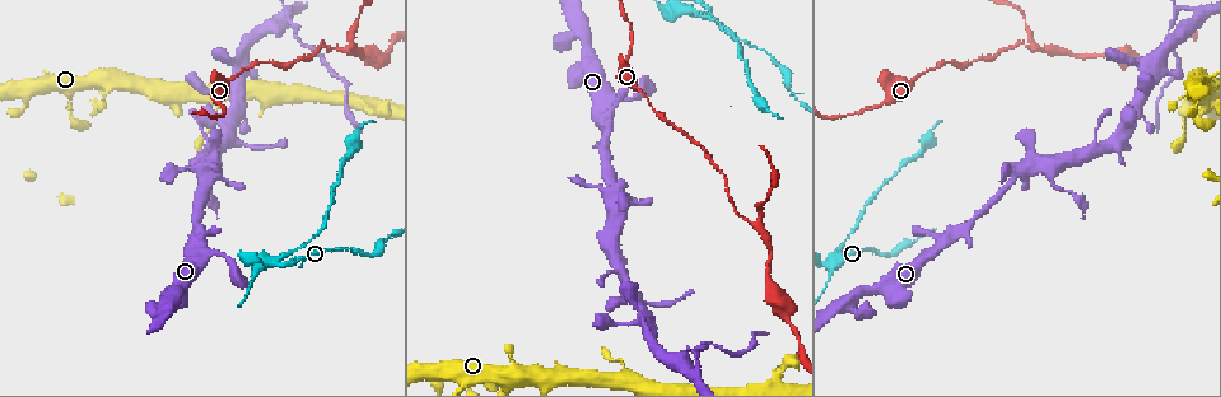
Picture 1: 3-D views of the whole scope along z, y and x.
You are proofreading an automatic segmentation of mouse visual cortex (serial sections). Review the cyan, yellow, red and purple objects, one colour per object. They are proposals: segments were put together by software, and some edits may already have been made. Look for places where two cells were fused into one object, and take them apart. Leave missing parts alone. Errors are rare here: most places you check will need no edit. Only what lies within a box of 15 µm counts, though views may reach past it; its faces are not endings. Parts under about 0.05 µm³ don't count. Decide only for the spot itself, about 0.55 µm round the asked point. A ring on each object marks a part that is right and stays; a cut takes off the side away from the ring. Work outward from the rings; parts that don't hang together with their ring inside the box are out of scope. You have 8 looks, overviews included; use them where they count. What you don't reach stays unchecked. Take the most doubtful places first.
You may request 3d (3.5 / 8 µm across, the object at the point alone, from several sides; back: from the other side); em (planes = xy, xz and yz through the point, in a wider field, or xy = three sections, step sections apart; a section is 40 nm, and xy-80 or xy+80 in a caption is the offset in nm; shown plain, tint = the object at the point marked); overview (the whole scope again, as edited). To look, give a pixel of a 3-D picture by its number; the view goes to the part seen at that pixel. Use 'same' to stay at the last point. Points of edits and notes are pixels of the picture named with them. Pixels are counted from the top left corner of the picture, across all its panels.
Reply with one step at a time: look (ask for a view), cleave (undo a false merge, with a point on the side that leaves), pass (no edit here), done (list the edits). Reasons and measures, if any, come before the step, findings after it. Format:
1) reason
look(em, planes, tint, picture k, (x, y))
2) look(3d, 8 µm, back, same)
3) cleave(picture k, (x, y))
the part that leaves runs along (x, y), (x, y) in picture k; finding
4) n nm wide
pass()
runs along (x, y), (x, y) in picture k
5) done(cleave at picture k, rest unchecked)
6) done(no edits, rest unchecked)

look(3d, 3.5 µm, picture 1, (694, 357))

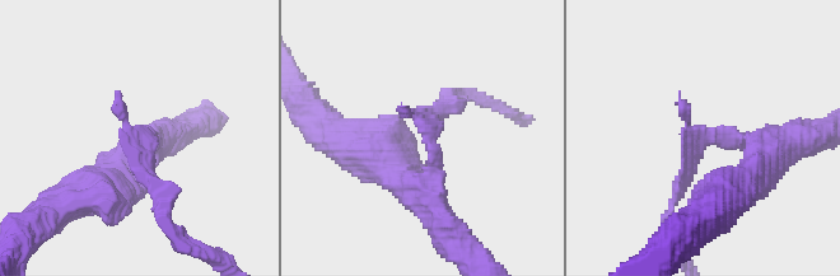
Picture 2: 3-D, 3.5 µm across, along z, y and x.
now the EM
look(em, xy, step 3, tint, picture 2, (705, 136))

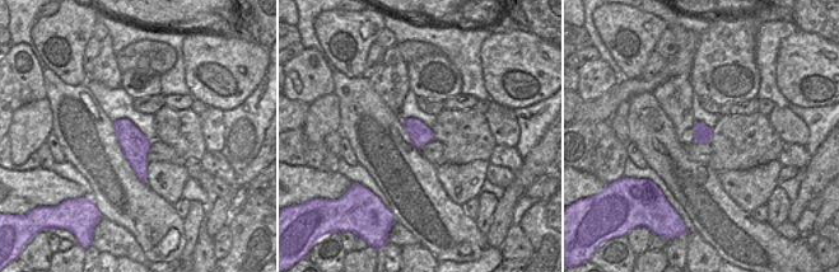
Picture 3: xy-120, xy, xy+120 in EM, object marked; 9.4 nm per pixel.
cleave(picture 2, (685, 178))
two cells meet here

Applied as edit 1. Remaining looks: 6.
see it whole again
look(overview)

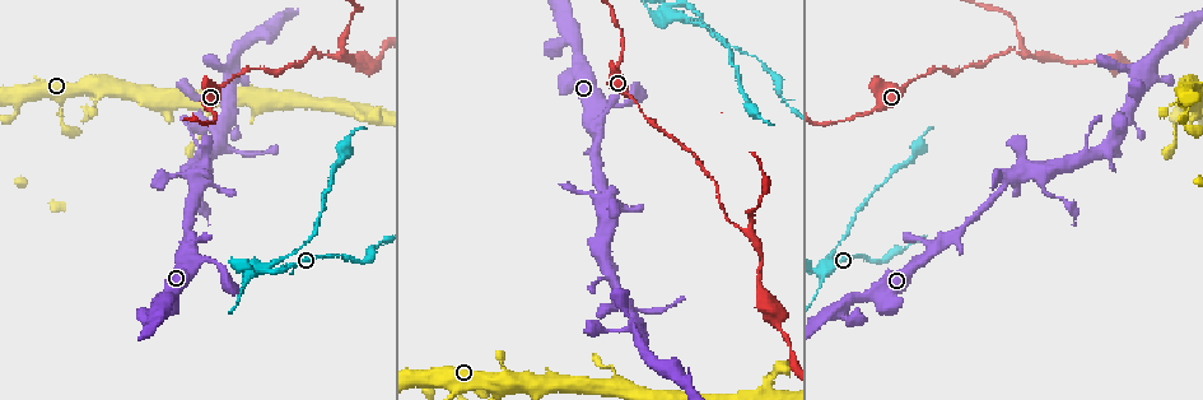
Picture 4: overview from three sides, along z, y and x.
look(em, xy, step 3, tint, picture 4, (256, 272))

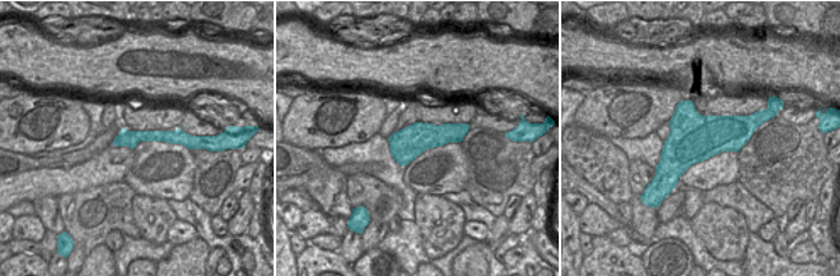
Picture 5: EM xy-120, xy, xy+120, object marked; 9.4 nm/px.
see where the arms go
look(3d, 3.5 µm, back, same)

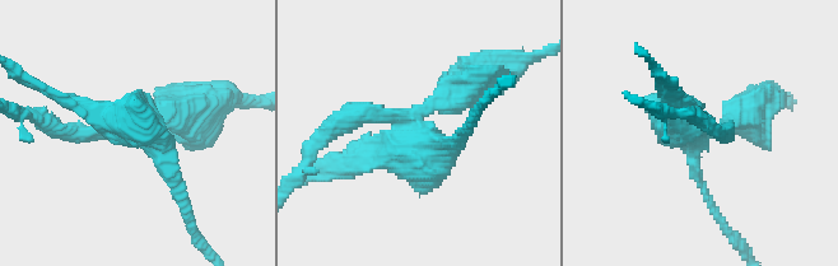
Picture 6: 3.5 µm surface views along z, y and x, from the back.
cleave(picture 6, (148, 101))
two cells meet here

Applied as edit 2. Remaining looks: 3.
abrupt turn
look(3d, 3.5 µm, picture 4, (749, 230))

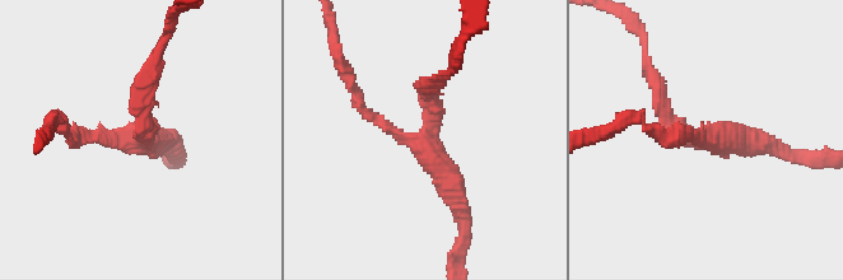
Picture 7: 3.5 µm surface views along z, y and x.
3 arms; arms of 150, 200, 250 nm
look(em, xy, step 2, tint, picture 7, (714, 138))

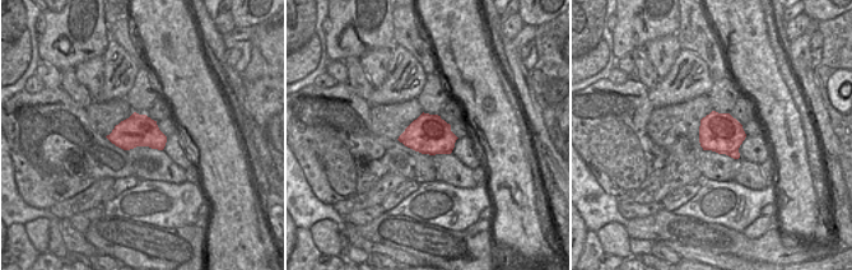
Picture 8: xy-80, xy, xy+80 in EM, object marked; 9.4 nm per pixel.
pass()
all the same cell

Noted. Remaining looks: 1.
done(cleave at picture 2, cleave at picture 6, rest unchecked)

